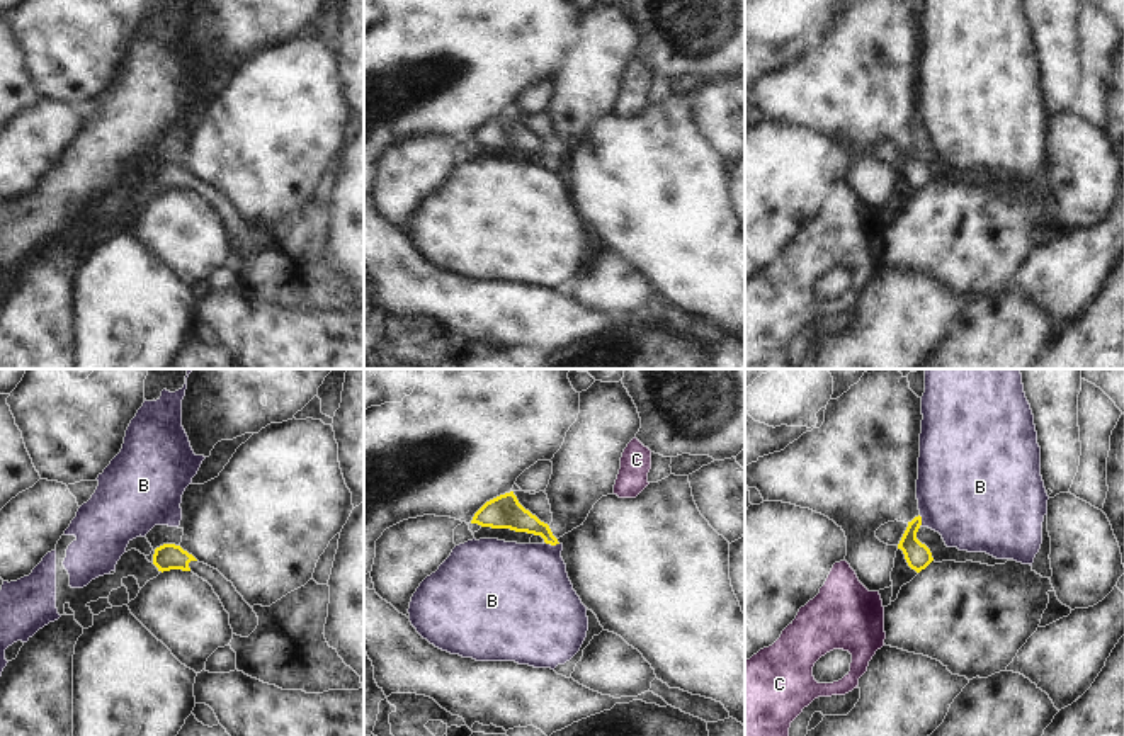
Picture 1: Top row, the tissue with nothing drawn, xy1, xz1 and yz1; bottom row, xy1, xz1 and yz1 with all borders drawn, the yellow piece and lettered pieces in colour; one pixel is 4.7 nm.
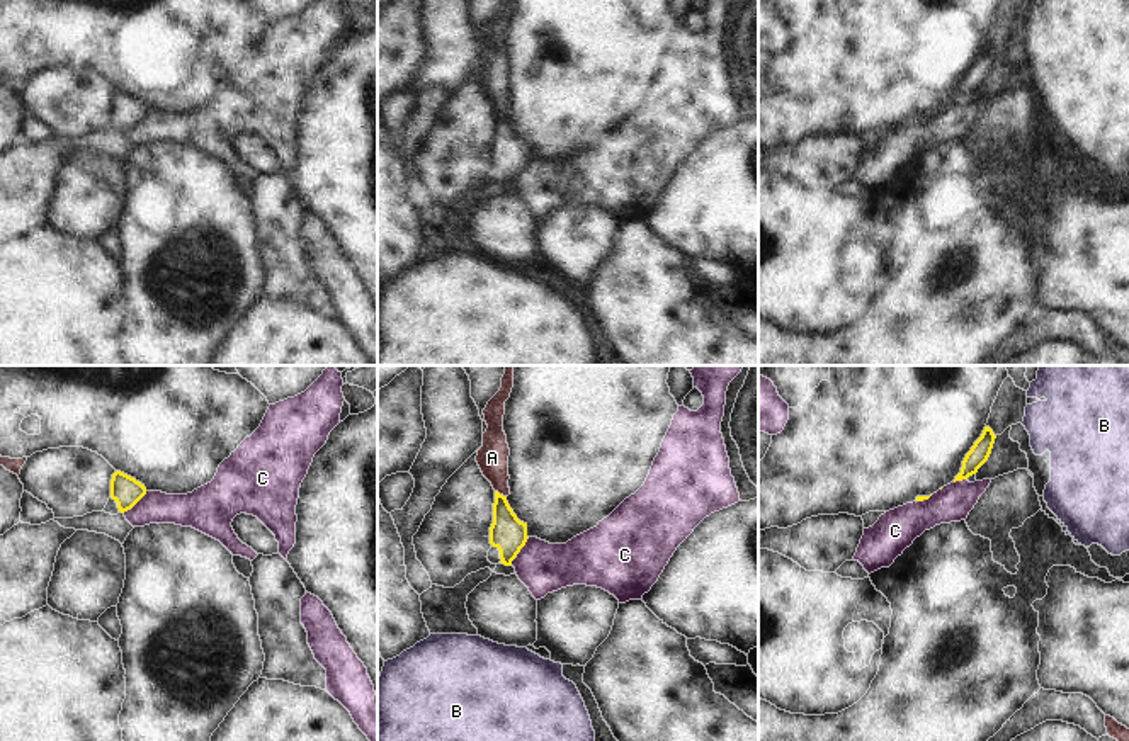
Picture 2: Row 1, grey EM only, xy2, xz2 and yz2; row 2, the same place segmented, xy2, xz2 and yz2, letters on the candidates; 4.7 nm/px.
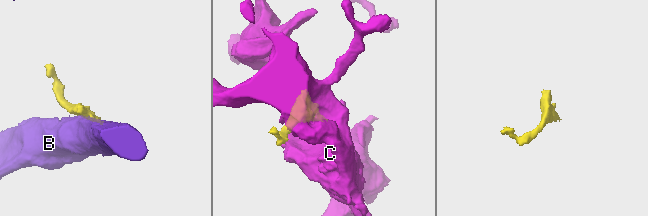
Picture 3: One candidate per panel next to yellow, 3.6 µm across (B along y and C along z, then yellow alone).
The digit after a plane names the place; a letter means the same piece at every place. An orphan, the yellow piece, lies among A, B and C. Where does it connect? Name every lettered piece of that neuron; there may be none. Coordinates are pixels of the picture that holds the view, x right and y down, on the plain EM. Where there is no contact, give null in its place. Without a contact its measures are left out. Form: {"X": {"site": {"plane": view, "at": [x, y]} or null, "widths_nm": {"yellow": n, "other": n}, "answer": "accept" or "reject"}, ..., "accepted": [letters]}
{"A": {"site": {"plane": "xz2", "at": [499, 113]}, "widths_nm": {"yellow": 170, "other": 150}, "answer": "reject"}, "B": {"site": {"plane": "xz1", "at": [553, 164]}, "widths_nm": {"yellow": 140, "other": 440}, "answer": "reject"}, "C": {"site": {"plane": "xz2", "at": [519, 170]}, "widths_nm": {"yellow": 170, "other": 240}, "answer": "reject"}, "accepted": []}

